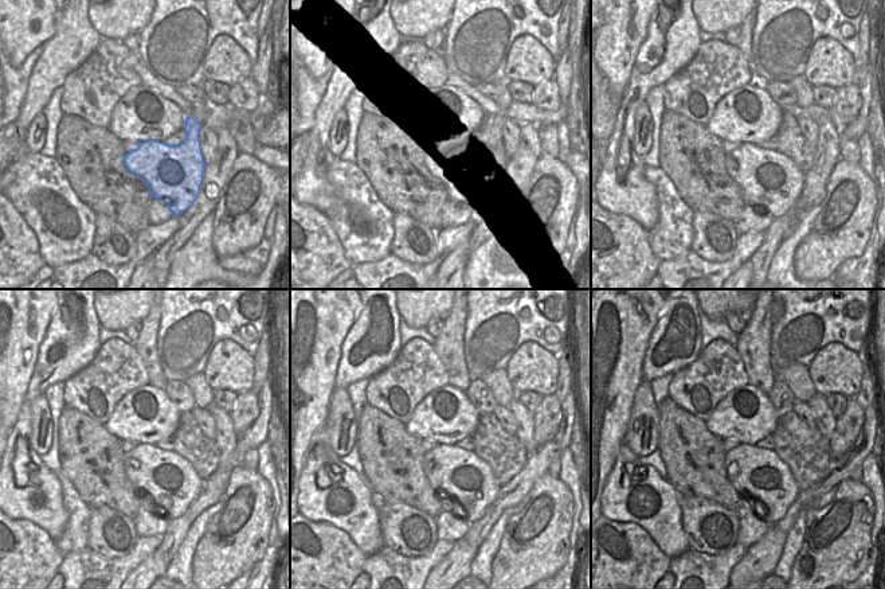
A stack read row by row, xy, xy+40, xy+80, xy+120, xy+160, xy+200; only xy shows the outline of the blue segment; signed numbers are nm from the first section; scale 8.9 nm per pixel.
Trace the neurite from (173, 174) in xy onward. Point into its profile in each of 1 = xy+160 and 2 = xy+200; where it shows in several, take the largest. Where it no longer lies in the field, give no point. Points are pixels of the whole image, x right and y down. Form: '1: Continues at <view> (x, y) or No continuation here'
1: Continues at xy+160 (454, 474)
2: Continues at xy+200 (762, 475).

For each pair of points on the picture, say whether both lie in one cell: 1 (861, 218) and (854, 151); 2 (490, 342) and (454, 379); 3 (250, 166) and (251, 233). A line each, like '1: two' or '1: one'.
1: two
2: two
3: one

